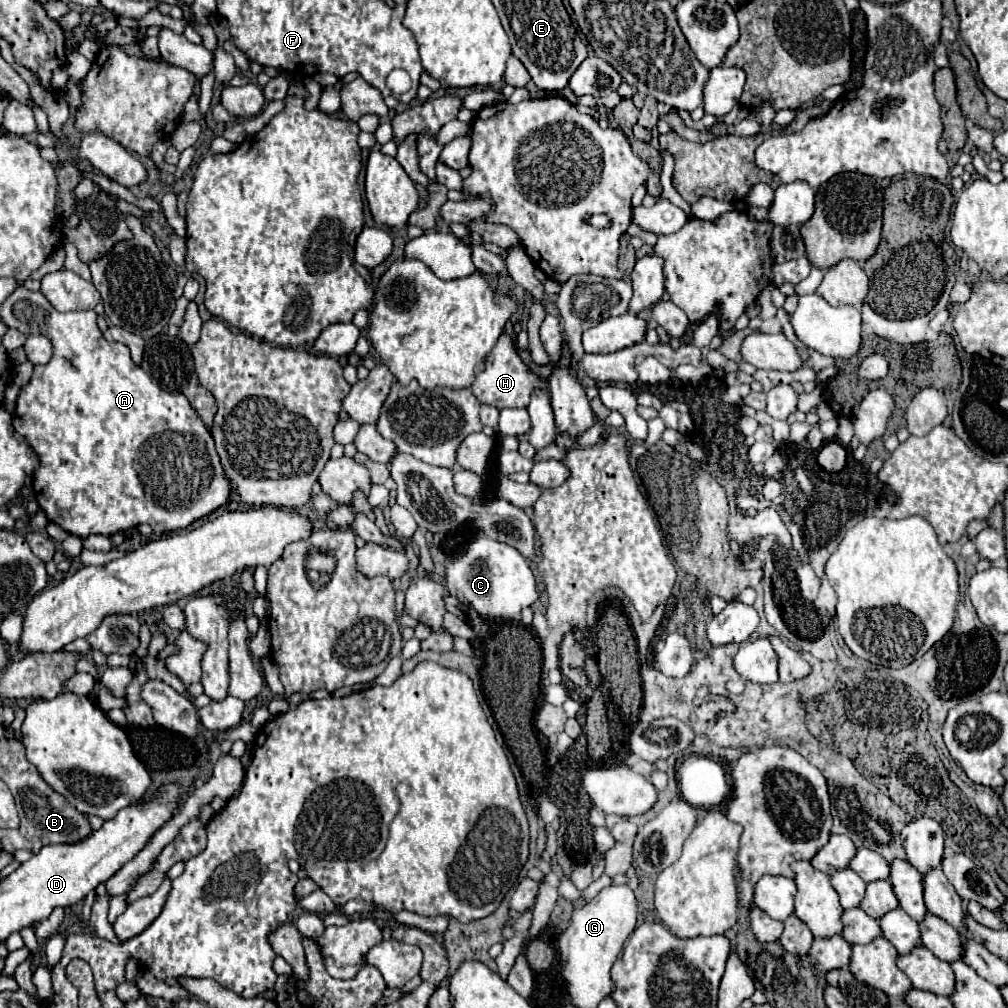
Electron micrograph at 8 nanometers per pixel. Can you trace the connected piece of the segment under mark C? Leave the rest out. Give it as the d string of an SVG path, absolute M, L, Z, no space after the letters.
M477 536L473 542L465 546L461 554L455 554L447 562L447 588L453 592L463 604L479 612L487 618L505 618L505 620L521 620L521 608L531 606L537 600L537 584L531 572L529 562L509 544L501 544L489 536Z

